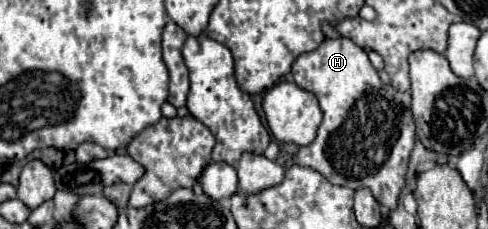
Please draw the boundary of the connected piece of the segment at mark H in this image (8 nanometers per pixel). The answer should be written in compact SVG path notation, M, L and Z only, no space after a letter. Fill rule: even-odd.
M347 37L327 39L319 49L303 53L293 63L291 73L297 85L317 93L317 99L323 111L323 123L319 125L317 139L311 145L301 147L299 153L293 155L293 163L317 169L333 185L343 185L351 189L369 187L375 199L383 207L395 209L399 193L405 185L409 153L415 143L415 119L411 113L411 93L401 93L391 85L383 85L367 53Z

